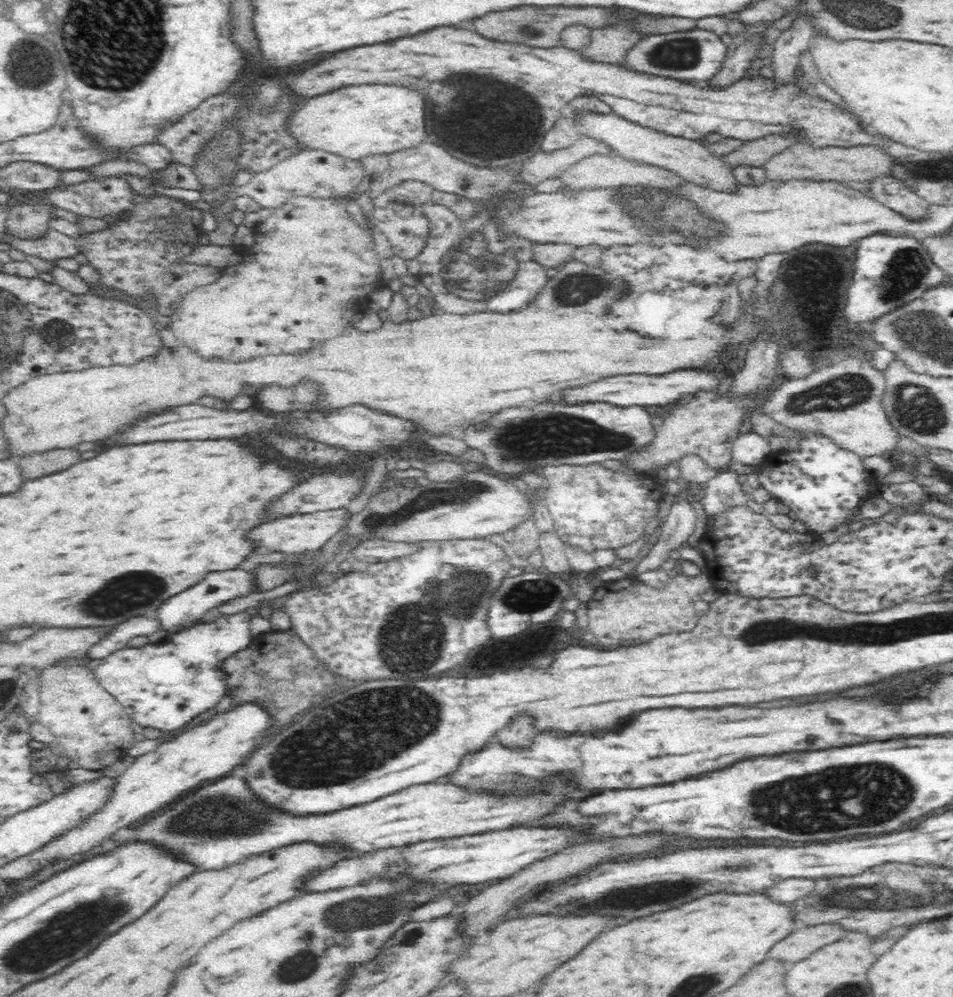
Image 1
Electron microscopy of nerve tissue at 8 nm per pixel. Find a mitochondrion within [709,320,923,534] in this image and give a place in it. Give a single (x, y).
(848, 391)

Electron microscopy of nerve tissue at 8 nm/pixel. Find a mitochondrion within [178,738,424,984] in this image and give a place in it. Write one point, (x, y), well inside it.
(338, 915)

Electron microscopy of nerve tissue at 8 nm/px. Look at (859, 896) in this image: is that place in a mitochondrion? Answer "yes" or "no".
yes

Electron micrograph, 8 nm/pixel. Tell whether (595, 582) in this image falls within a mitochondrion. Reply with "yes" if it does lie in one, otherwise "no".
no

